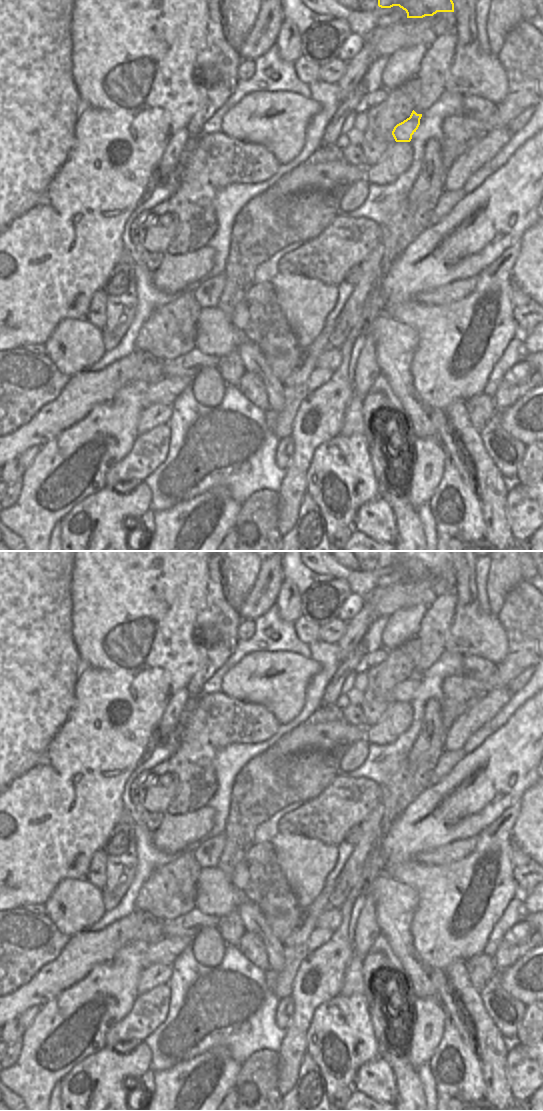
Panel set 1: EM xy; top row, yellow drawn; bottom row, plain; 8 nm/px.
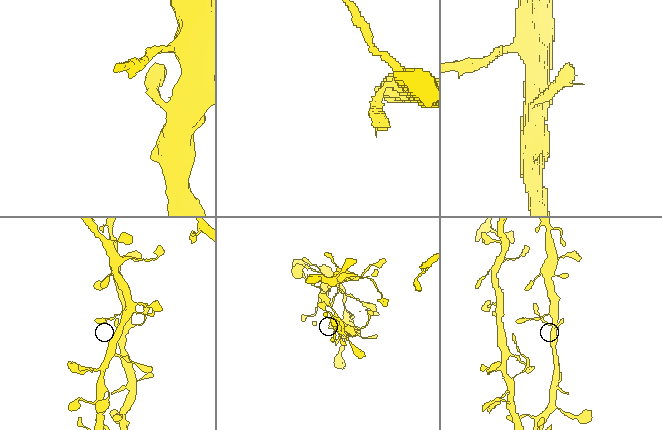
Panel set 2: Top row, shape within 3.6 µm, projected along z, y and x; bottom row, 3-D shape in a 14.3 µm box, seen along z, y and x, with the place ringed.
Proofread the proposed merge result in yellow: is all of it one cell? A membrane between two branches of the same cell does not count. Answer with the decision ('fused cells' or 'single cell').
single cell

